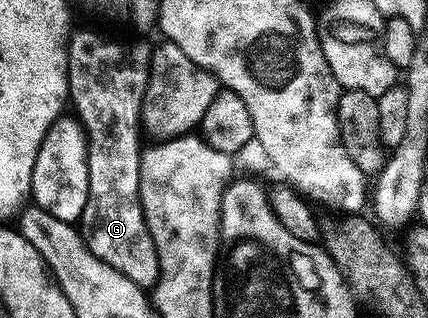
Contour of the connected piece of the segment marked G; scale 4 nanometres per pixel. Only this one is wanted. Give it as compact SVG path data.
M80 29L76 34L73 32L66 41L66 72L68 75L68 96L67 100L76 110L74 116L84 129L84 142L88 145L88 198L82 218L82 236L86 242L86 248L98 259L102 259L110 267L122 271L133 283L141 287L155 286L156 280L160 278L160 260L154 247L154 239L148 230L148 224L144 218L144 208L140 202L140 133L142 134L142 114L144 111L144 96L148 86L148 64L152 61L153 46L147 45L144 41L119 41L116 37L107 37L104 33L95 33L92 29Z

